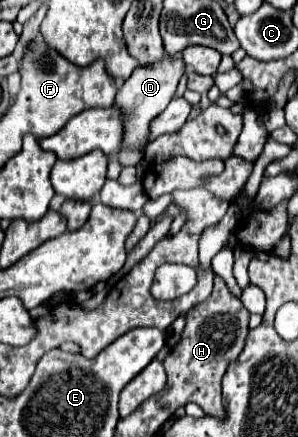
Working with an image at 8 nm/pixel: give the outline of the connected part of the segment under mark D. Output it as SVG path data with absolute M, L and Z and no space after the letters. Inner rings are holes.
M165 57L159 65L137 67L131 73L131 77L123 83L123 87L119 89L117 99L115 99L115 107L119 107L119 111L123 111L123 119L127 119L127 123L123 125L123 127L127 127L127 135L123 135L121 149L145 151L145 145L149 143L147 135L149 135L151 119L155 119L175 97L175 89L177 89L177 83L179 83L183 71L185 71L185 63L181 59Z

